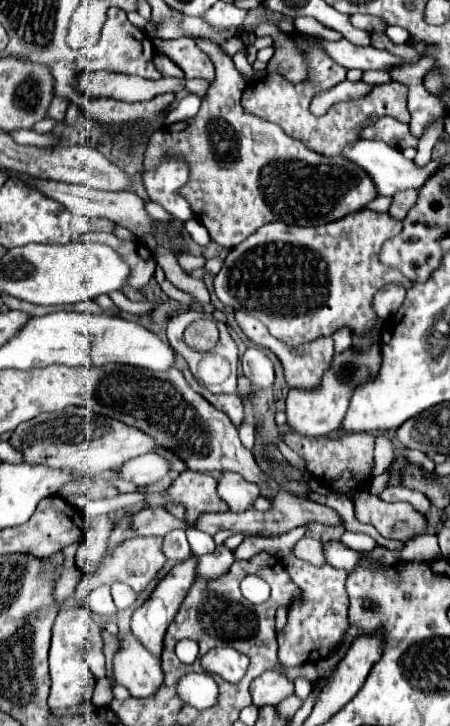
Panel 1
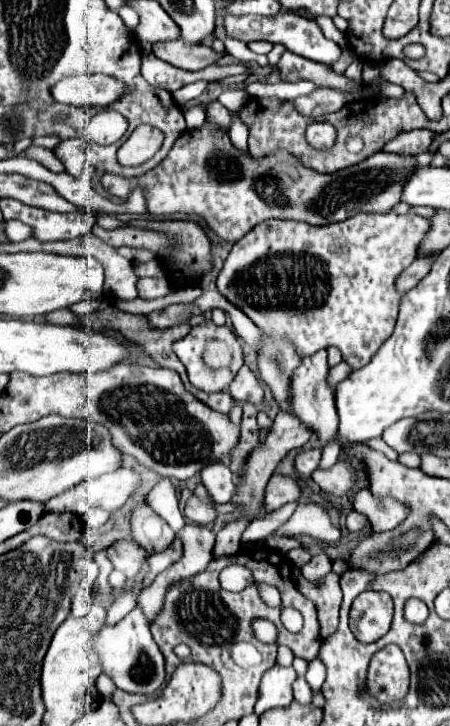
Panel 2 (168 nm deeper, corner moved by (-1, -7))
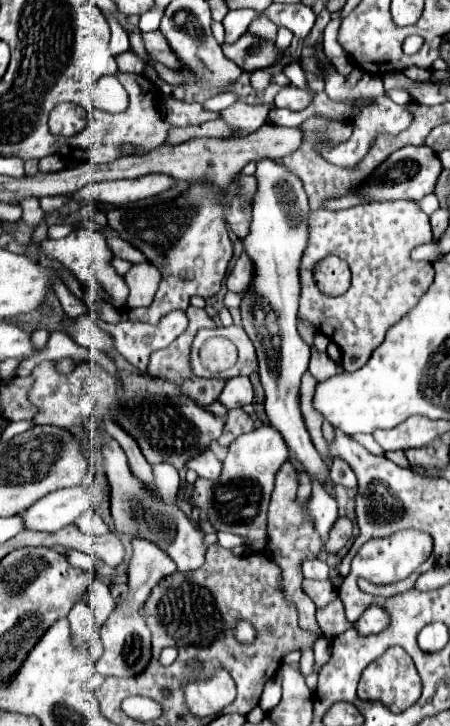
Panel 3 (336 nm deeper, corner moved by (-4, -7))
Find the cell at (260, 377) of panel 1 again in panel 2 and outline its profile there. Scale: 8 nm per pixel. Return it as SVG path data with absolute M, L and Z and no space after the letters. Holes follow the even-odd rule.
M243 365L239 369L239 373L235 375L235 379L231 381L229 385L229 393L235 401L241 401L241 403L253 403L253 405L259 405L263 401L263 389L261 389L261 383L257 379L257 375L247 367Z

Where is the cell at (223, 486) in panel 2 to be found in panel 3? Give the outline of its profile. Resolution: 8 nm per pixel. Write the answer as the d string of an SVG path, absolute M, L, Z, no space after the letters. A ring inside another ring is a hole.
M206 449L198 457L190 459L186 467L188 469L194 469L204 479L218 479L220 477L220 471L222 471L222 463L214 457L214 453L210 449Z

